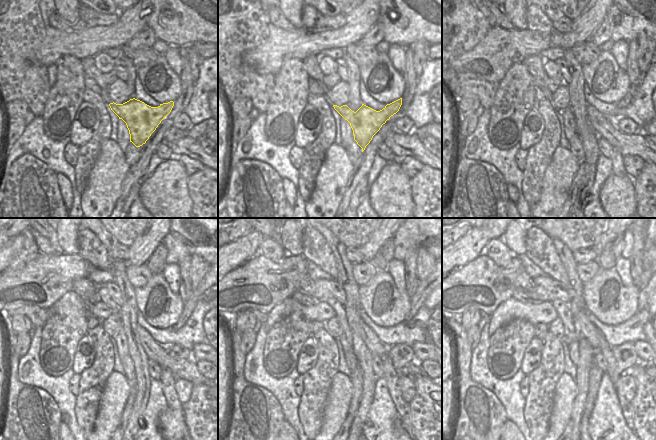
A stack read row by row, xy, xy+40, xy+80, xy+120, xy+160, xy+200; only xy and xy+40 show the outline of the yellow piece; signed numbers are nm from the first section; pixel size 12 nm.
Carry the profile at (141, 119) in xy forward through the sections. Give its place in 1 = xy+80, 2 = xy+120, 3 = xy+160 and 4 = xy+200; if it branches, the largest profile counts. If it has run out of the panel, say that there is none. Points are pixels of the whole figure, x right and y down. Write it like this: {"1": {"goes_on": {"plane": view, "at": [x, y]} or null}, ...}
{"1": {"goes_on": {"plane": "xy+80", "at": [628, 99]}}, "2": {"goes_on": {"plane": "xy+120", "at": [197, 294]}}, "3": {"goes_on": {"plane": "xy+160", "at": [421, 293]}}, "4": {"goes_on": {"plane": "xy+200", "at": [644, 293]}}}

